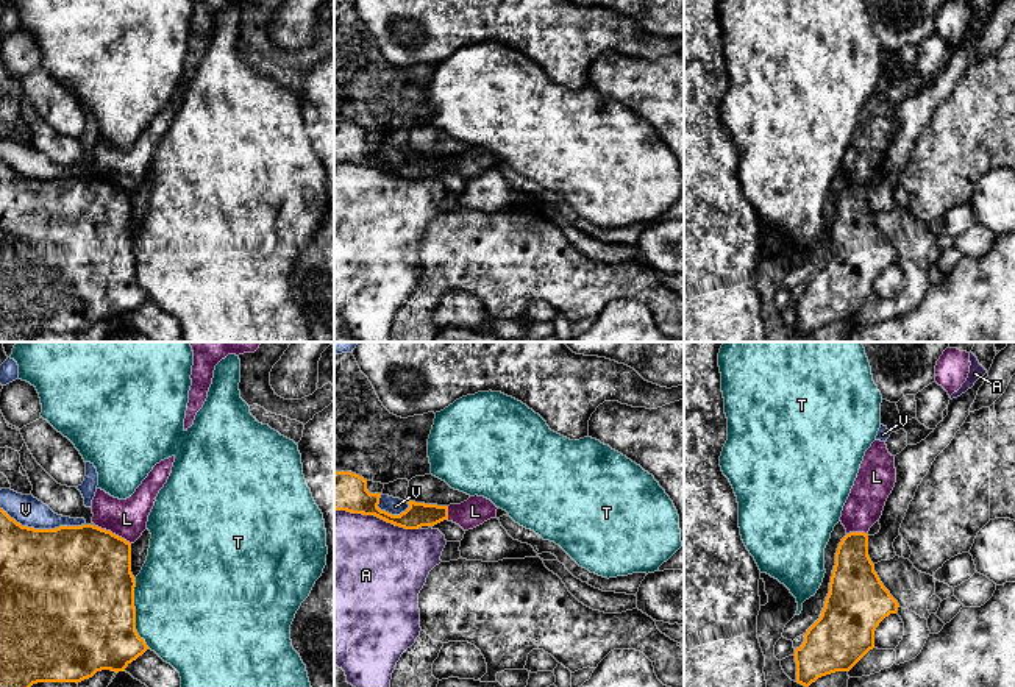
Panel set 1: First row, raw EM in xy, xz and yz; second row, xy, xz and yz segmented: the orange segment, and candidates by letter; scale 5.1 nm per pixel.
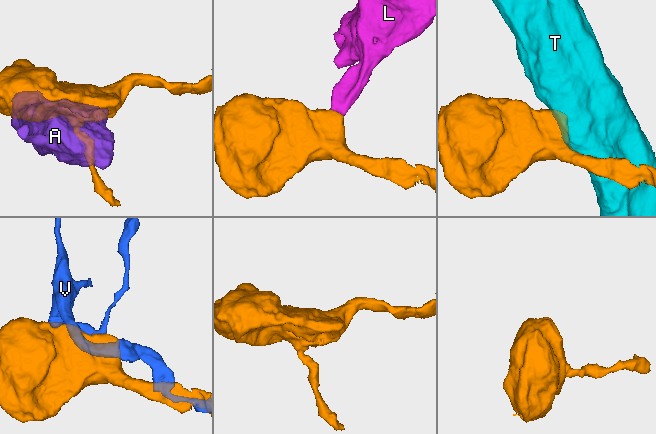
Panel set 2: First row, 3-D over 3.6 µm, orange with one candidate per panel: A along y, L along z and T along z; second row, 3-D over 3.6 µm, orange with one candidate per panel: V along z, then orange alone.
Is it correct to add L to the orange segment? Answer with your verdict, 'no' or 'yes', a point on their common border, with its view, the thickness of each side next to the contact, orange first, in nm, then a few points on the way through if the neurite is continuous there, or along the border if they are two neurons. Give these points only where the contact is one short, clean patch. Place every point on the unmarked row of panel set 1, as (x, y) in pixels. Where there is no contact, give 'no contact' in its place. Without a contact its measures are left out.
no; contact xy (111, 183); calibres 480 and 200 nm; border xy (96, 175), (110, 180), (130, 194)

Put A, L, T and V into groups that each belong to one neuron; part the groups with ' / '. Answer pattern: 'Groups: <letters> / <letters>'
Groups: A / L / T / V

